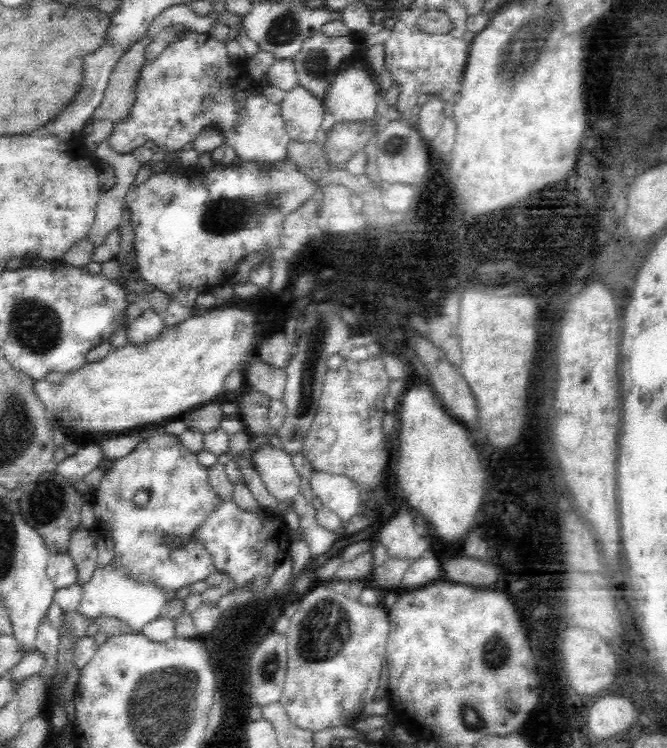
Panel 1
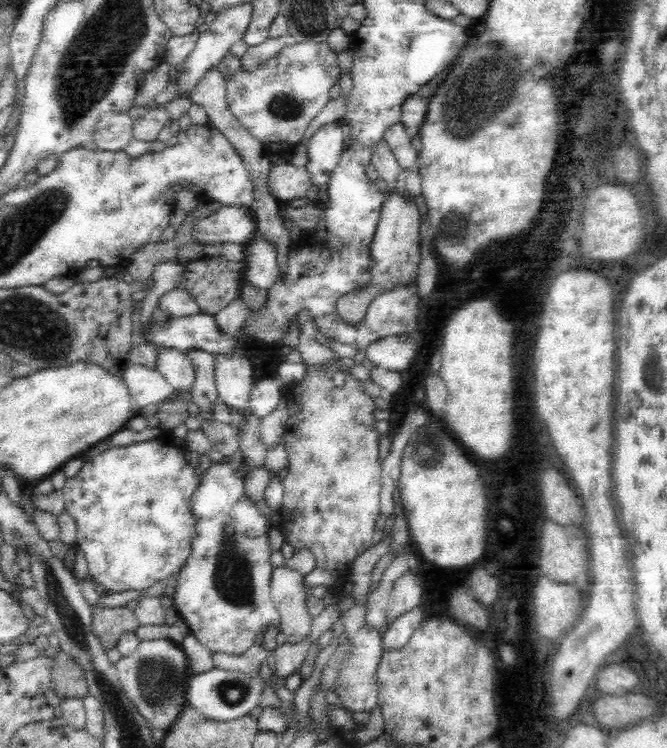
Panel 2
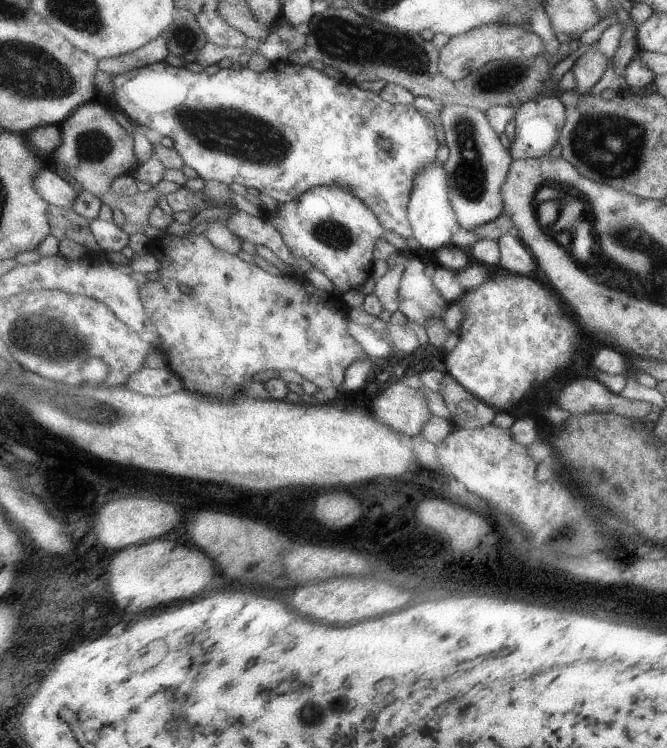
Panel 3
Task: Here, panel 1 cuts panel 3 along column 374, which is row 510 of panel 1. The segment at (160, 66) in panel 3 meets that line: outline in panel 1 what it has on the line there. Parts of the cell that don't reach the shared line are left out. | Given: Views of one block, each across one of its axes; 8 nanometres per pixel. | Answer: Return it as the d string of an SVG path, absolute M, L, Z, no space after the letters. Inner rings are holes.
M162 432L143 438L130 454L114 461L114 465L105 472L99 488L91 490L89 494L96 531L111 531L113 536L113 566L129 580L154 584L156 588L164 589L164 592L184 588L192 582L204 581L216 572L208 550L200 544L195 544L193 540L189 542L191 532L211 513L220 500L208 481L208 468L197 461L197 453L186 449L179 437ZM138 490L146 490L149 493L149 503L145 507L138 507L133 501L133 496ZM166 534L180 535L185 546L182 549L169 549L161 540Z

